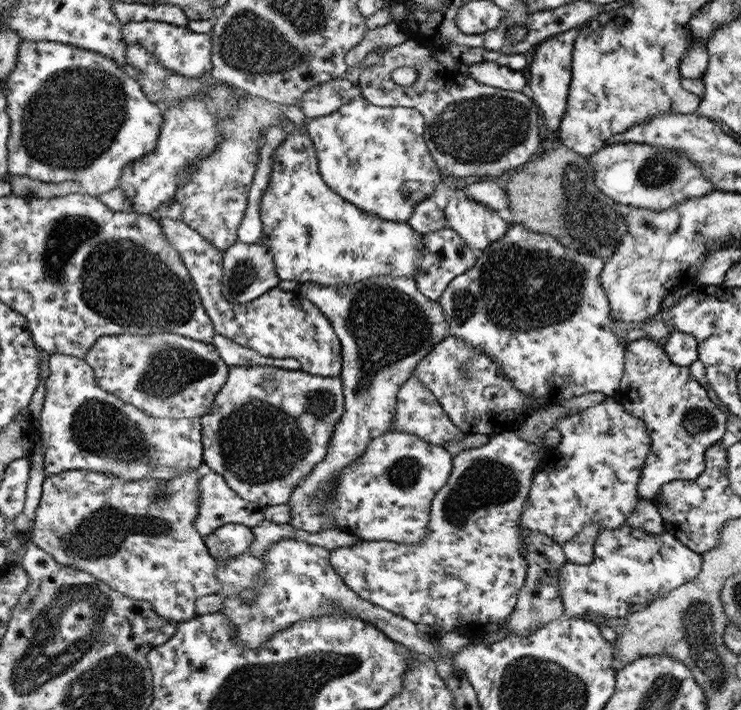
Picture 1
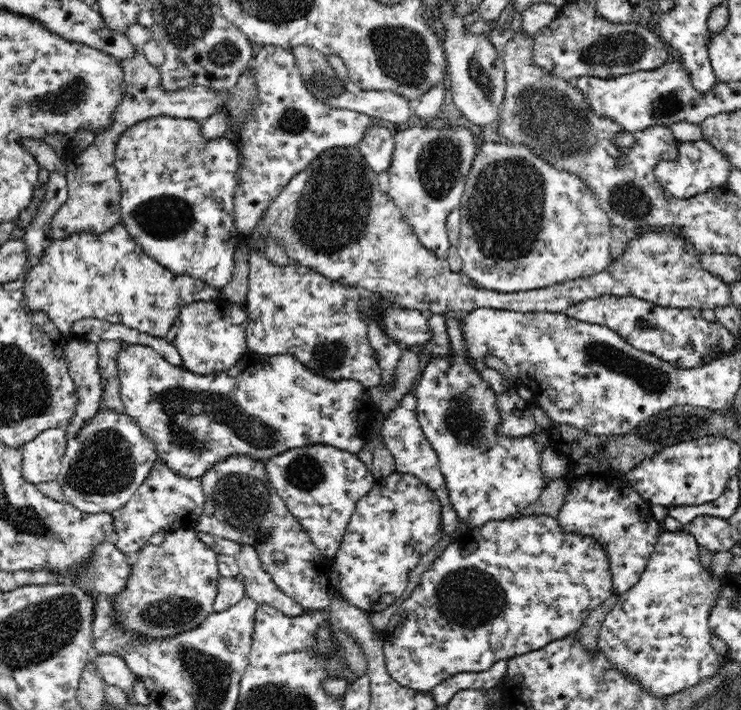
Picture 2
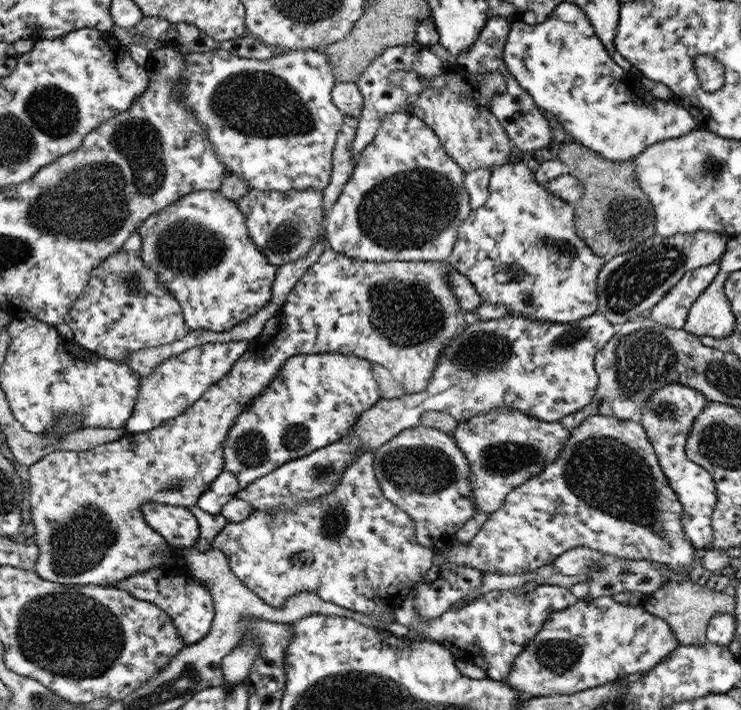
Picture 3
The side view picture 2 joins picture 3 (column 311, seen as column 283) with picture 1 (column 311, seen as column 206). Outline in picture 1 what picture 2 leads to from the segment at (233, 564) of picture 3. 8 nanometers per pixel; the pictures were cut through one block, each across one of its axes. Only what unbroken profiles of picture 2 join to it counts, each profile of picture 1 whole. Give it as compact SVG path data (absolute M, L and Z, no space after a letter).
M374 276L337 288L311 285L307 282L299 284L297 293L327 317L339 341L341 354L341 371L338 377L342 386L343 414L333 427L325 456L295 485L286 503L290 512L288 524L308 533L315 533L336 528L332 516L320 511L320 508L327 505L327 496L330 496L334 488L332 476L361 456L372 438L386 433L394 418L399 387L412 375L419 361L433 345L448 335L448 324L443 316L442 306L437 301L423 297L417 291L415 281L405 276Z

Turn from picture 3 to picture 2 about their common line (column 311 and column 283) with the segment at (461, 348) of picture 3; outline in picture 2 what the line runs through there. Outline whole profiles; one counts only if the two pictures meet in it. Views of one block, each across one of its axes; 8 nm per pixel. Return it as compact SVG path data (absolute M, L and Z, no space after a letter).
M322 443L289 448L264 461L274 488L308 531L312 543L323 555L334 557L358 500L375 483L373 473L366 469L359 454Z

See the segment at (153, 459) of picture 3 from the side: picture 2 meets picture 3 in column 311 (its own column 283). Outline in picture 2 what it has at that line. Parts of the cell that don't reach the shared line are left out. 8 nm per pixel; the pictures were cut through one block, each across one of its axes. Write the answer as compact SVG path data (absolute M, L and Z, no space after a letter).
M248 235L244 237L244 244L248 250L248 295L247 295L247 327L246 342L247 348L253 353L258 353L266 356L277 356L277 354L291 354L296 356L309 370L312 370L318 375L322 375L328 379L354 379L362 383L362 385L370 388L376 385L380 385L382 381L382 370L379 368L379 363L376 358L377 354L374 351L374 347L370 345L368 340L367 331L367 320L364 318L364 313L360 311L360 292L352 284L344 285L336 280L327 279L322 273L307 268L302 264L294 263L293 261L286 266L277 266L276 264L271 264L270 260L266 257L263 252L264 247L257 242L252 236Z

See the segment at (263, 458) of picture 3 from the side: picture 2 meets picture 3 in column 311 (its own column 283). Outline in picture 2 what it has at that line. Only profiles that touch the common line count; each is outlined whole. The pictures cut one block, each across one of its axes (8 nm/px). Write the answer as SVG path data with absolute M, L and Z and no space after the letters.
M119 341L117 375L125 413L134 417L158 449L158 456L174 471L186 477L201 477L211 464L228 455L250 455L266 460L289 448L322 443L360 454L368 440L375 408L369 388L354 379L328 379L309 370L296 356L255 353L232 368L210 375L198 375L169 364L153 349Z

